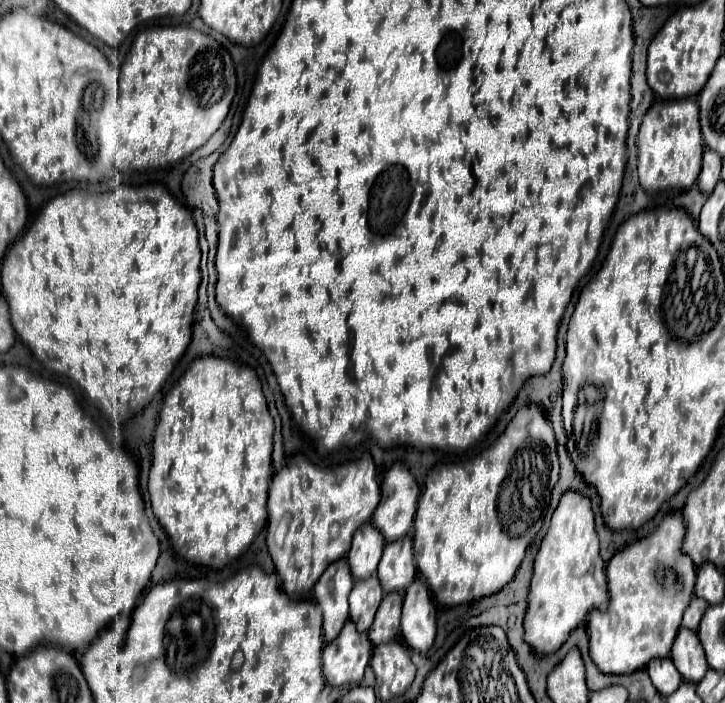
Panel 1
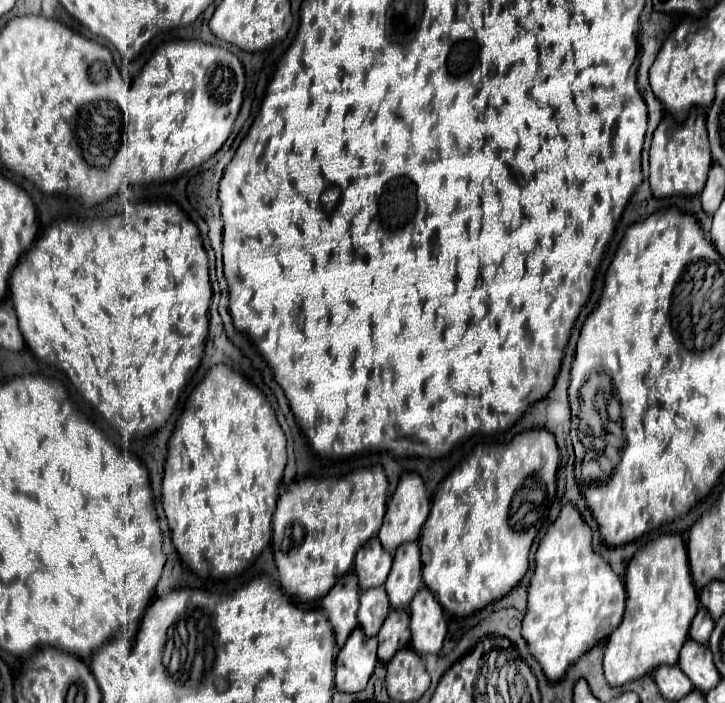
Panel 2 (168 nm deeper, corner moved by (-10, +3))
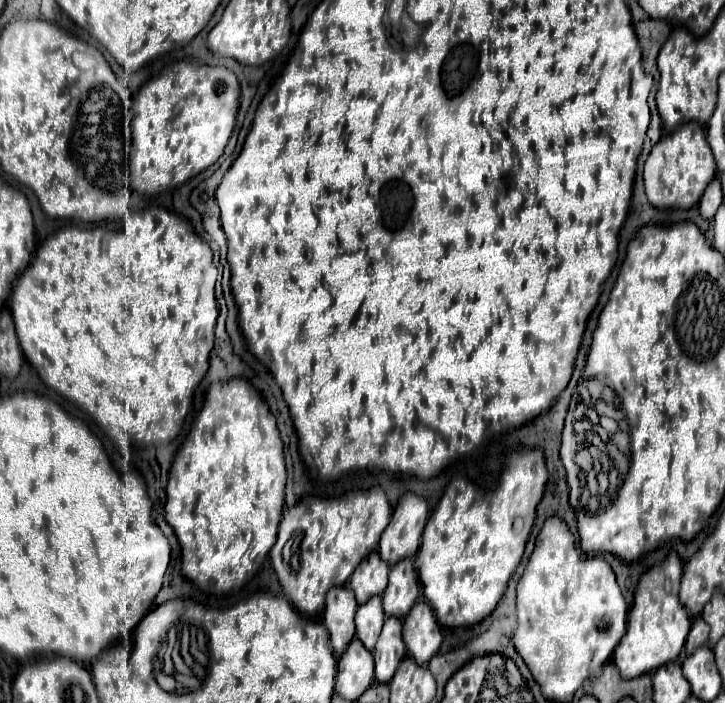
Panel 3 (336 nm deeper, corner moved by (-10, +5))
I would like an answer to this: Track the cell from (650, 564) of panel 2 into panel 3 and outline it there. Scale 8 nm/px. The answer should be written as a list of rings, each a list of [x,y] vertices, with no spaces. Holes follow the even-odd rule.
[[[674,552],[640,578],[634,594],[634,606],[628,616],[626,636],[614,650],[614,664],[622,678],[638,678],[658,670],[658,666],[664,666],[666,662],[678,660],[686,642],[686,634],[690,632],[690,614],[678,600],[680,578],[682,560]]]

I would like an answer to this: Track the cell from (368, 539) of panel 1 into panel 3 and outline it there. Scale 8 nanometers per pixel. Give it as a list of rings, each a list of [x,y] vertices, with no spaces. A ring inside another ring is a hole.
[[[372,552],[360,562],[360,566],[350,576],[350,590],[354,590],[354,596],[360,604],[372,598],[374,594],[382,594],[388,582],[388,572],[390,566],[378,556],[378,552]]]

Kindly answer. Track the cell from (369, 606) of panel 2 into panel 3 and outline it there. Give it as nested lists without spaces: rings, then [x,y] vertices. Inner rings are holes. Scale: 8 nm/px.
[[[374,596],[366,604],[358,606],[356,612],[356,638],[368,648],[374,650],[374,644],[378,640],[378,634],[384,624],[384,610],[382,610],[382,598]]]

